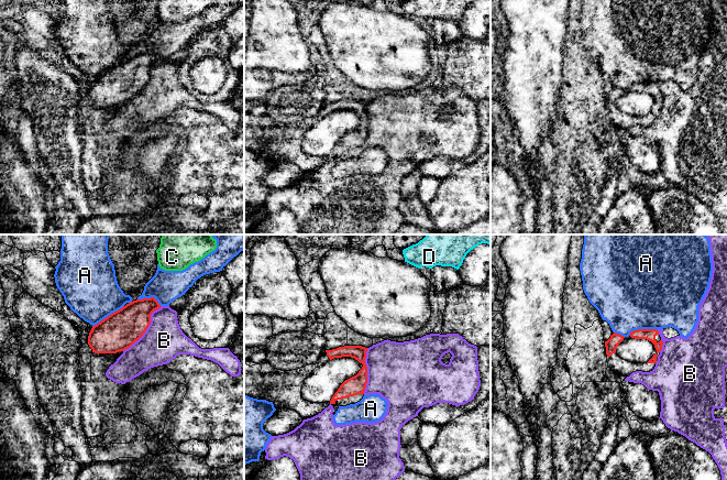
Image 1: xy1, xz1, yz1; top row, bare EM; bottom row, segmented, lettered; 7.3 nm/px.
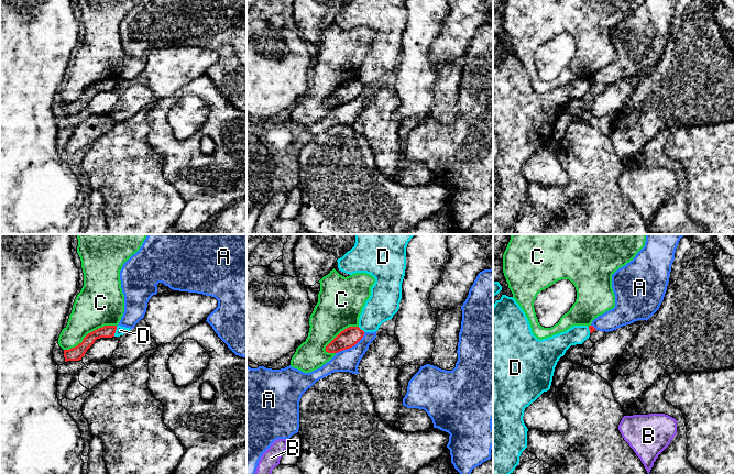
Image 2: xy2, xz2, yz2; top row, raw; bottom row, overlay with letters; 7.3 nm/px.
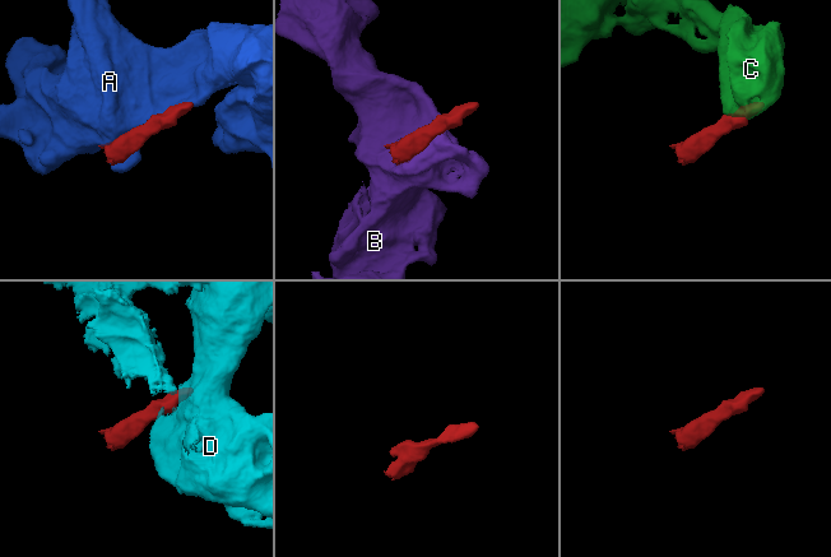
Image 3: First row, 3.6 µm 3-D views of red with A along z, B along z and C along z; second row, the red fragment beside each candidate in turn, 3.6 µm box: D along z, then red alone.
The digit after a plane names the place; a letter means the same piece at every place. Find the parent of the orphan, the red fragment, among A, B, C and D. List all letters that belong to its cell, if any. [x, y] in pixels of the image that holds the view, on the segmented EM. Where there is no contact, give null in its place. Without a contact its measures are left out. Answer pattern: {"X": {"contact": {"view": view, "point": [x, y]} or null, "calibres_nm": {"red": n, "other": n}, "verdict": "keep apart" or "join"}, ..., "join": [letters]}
{"A": {"contact": {"view": "xz2", "point": [351, 346]}, "calibres_nm": {"red": 140, "other": 160}, "verdict": "keep apart"}, "B": {"contact": {"view": "xy1", "point": [147, 327]}, "calibres_nm": {"red": 280, "other": 300}, "verdict": "keep apart"}, "C": {"contact": {"view": "xy2", "point": [90, 332]}, "calibres_nm": {"red": 100, "other": 340}, "verdict": "keep apart"}, "D": {"contact": {"view": "xy2", "point": [114, 331]}, "calibres_nm": {"red": 100, "other": 70}, "verdict": "keep apart"}, "join": []}

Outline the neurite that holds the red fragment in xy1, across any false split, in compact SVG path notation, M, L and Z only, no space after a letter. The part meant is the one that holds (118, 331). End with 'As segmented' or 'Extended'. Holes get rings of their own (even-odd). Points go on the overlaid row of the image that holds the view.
M154 298L133 301L92 326L88 345L95 353L117 353L130 348L146 331L151 315L162 306Z. As segmented

